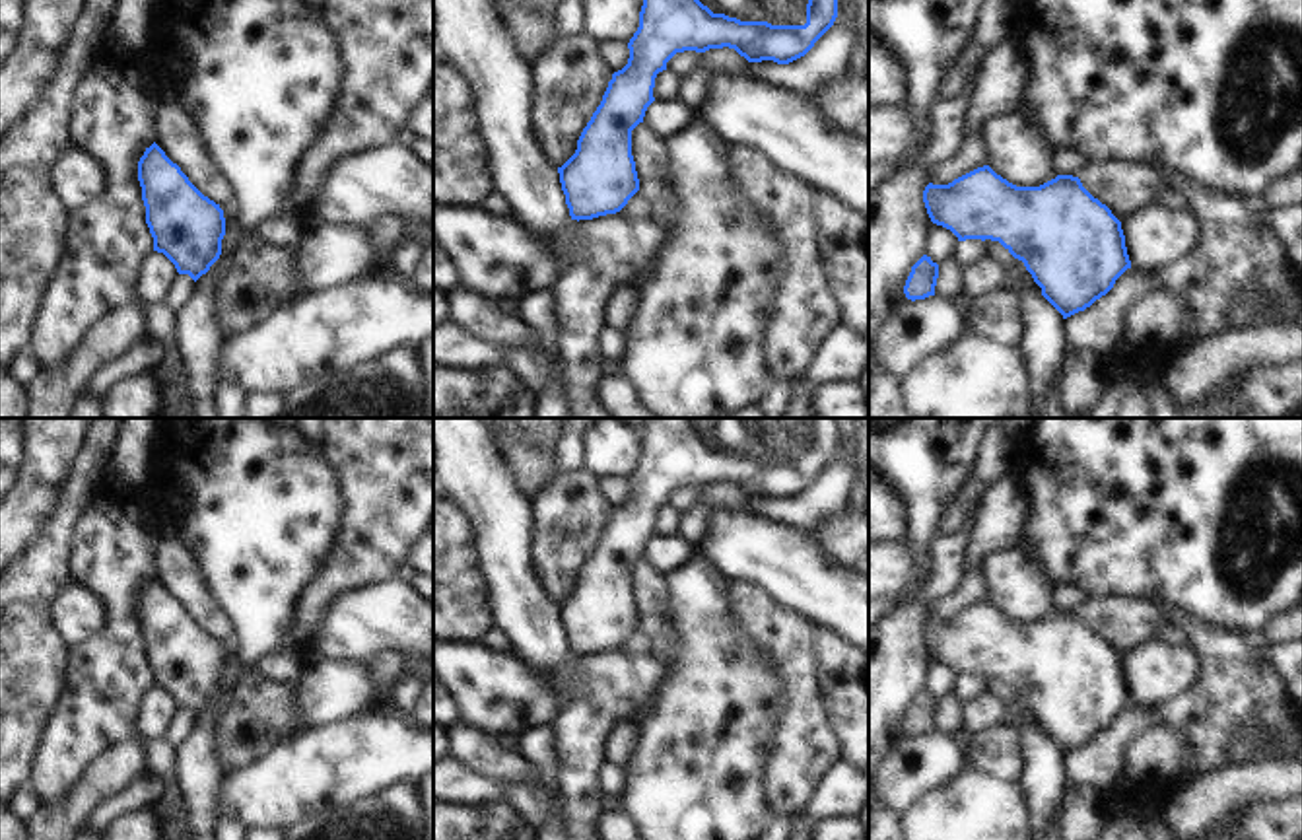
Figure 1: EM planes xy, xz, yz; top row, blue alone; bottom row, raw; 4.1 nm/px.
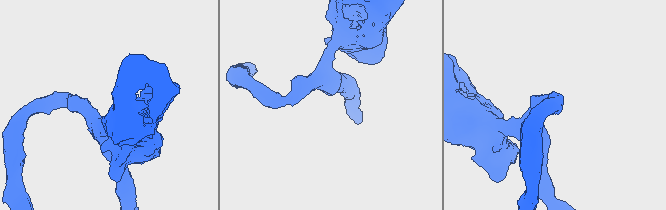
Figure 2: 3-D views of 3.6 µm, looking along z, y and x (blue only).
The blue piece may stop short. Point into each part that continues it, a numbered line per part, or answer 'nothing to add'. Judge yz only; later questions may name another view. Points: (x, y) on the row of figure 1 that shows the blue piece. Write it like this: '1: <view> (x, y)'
nothing to add.

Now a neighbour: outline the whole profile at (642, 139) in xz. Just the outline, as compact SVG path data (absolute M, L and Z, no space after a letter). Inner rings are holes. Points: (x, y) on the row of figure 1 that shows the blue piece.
M645 122L632 130L632 156L639 191L620 212L577 222L579 237L567 268L550 286L554 344L567 373L571 418L608 418L595 397L597 381L610 371L597 348L604 305L616 286L647 266L668 239L676 210L668 179L655 163L655 134Z

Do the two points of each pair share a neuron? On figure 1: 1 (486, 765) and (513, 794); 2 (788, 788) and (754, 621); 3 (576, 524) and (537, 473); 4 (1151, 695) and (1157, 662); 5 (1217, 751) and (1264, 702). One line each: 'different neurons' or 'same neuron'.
1: different neurons
2: same neuron
3: different neurons
4: same neuron
5: same neuron

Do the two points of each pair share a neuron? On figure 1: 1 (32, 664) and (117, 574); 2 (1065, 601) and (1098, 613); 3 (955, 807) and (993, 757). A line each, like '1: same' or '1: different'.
1: different
2: different
3: different

